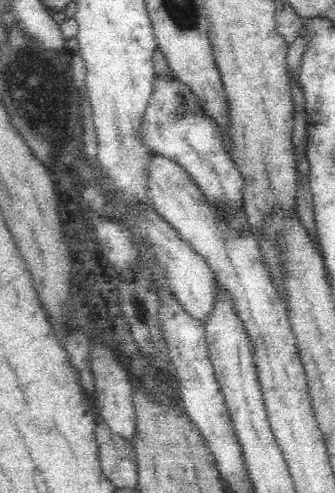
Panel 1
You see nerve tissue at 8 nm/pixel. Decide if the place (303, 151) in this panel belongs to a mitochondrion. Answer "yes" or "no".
no

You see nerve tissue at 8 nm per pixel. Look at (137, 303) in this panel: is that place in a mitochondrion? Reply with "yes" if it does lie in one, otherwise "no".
yes

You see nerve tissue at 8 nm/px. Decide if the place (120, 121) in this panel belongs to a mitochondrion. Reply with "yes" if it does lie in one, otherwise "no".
no

